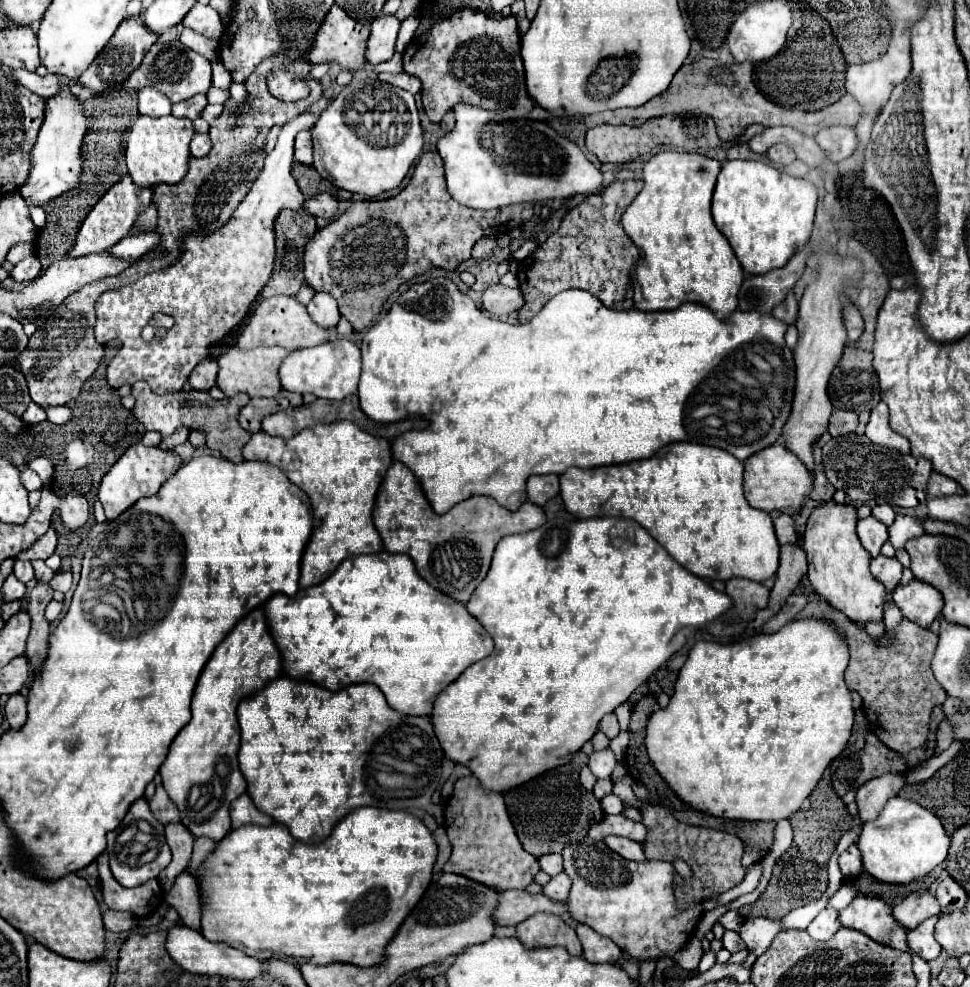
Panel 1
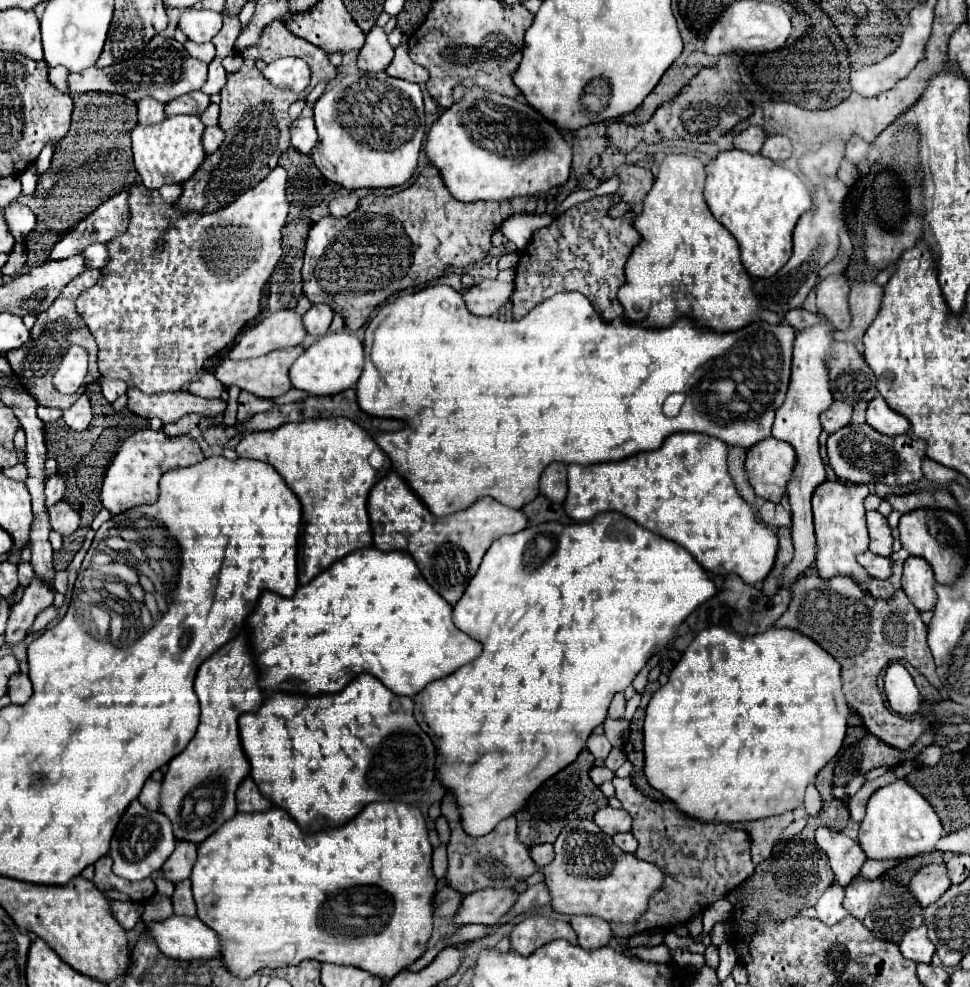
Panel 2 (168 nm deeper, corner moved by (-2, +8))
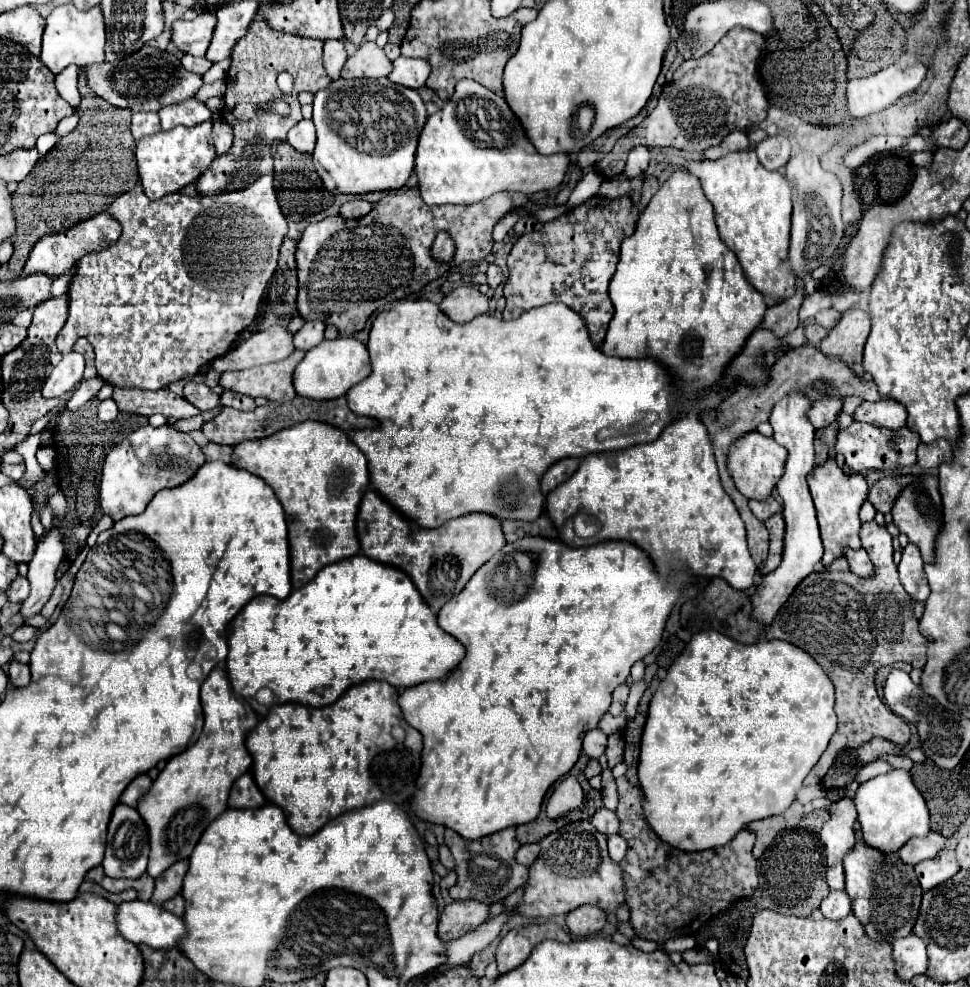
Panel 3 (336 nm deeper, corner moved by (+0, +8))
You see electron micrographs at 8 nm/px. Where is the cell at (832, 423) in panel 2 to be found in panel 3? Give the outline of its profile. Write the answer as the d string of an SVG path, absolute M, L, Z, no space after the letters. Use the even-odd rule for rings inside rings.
M823 398L813 402L811 410L809 410L809 420L815 428L827 428L829 424L833 424L839 416L843 408L843 400L841 398Z

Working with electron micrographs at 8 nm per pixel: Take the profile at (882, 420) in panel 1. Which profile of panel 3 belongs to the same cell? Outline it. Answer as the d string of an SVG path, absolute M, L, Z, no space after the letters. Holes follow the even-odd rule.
M879 400L879 402L863 402L855 410L855 420L869 422L881 428L903 428L907 422L907 410L903 404L895 400Z

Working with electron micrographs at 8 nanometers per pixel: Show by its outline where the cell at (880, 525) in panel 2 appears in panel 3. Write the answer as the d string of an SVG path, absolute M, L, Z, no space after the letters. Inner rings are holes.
M875 520L863 522L861 542L863 542L863 548L867 552L871 552L871 562L875 564L875 570L877 570L875 576L859 578L855 574L819 574L819 572L813 572L793 590L789 600L781 606L779 614L775 616L773 624L765 630L769 640L781 638L781 640L787 640L787 642L803 648L805 652L809 652L823 666L823 670L829 674L831 682L835 684L835 698L837 698L835 700L835 712L839 716L839 728L837 728L835 736L831 738L827 750L823 752L823 756L815 764L815 768L805 778L805 786L821 784L823 776L827 774L827 770L831 768L831 764L835 760L837 750L841 750L845 746L859 748L877 736L887 738L891 742L895 742L897 746L907 746L909 738L911 738L907 722L903 722L897 714L893 714L879 700L873 678L881 666L895 664L895 662L909 662L913 668L923 668L927 662L927 642L921 636L919 622L913 616L913 602L911 602L909 594L905 592L903 584L899 582L897 566L893 562L891 534L887 532L885 526L879 526Z

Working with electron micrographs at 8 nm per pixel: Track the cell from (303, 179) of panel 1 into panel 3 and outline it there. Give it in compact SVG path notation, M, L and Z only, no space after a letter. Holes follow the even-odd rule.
M283 142L275 146L277 150L273 152L275 158L275 190L277 190L277 200L281 204L281 210L285 216L291 216L295 220L317 214L325 208L329 208L333 204L333 194L329 190L325 190L319 174L313 168L311 162L311 154L301 154L295 148L291 148L291 144Z

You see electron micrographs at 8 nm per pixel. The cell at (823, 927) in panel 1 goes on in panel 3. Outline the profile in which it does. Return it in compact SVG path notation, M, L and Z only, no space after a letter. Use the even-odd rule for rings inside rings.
M831 890L827 898L821 900L821 906L819 906L821 914L829 920L839 920L847 914L851 914L851 900L849 896L845 894L845 890Z

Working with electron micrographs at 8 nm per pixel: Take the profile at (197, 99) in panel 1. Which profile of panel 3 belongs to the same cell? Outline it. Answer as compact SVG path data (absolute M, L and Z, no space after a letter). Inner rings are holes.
M189 98L187 102L171 104L171 106L165 106L163 110L159 110L159 118L161 118L161 128L171 130L179 124L195 126L199 122L211 120L211 110L207 108L205 102L199 102L197 98Z

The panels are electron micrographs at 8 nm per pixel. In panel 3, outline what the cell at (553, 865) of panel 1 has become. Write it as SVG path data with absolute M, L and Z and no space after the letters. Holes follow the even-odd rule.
M523 844L521 848L519 848L519 852L515 854L515 860L519 862L519 864L523 864L523 866L531 866L535 860L537 860L537 856L539 856L539 844Z

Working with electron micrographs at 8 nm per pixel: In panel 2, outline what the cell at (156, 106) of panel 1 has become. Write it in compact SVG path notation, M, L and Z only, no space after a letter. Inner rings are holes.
M143 98L141 102L137 102L137 118L139 118L139 124L157 124L157 122L163 122L165 114L163 114L163 108L165 104L163 102L157 102L153 98Z

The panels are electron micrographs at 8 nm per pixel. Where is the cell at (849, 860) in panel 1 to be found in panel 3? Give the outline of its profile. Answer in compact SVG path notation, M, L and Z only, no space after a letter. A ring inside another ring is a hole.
M841 798L829 808L831 818L817 832L827 852L827 884L831 890L843 890L843 856L855 846L853 824L857 820L855 804L851 798Z

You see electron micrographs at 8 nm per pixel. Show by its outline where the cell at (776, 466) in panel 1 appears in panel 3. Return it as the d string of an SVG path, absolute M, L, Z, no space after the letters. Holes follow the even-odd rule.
M749 432L743 438L739 438L735 446L731 446L727 466L739 492L743 492L749 500L765 500L771 496L773 488L783 476L785 460L787 460L787 450L781 444L777 444L773 438L761 436L759 432Z

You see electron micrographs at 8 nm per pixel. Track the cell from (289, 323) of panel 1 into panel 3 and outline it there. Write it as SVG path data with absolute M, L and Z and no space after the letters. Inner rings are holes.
M271 326L267 330L251 334L237 348L229 350L225 356L215 358L213 370L245 370L259 364L269 364L287 358L295 350L293 334L285 326Z

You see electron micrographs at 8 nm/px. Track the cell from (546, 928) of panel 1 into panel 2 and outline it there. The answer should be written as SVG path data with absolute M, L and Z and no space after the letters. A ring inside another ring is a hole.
M529 916L523 922L515 924L509 938L511 938L511 950L521 956L529 956L543 944L557 938L577 944L577 934L571 928L571 924L545 916Z

